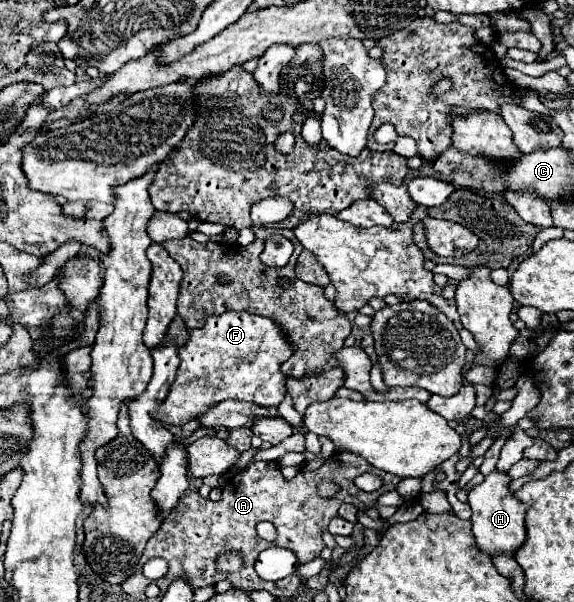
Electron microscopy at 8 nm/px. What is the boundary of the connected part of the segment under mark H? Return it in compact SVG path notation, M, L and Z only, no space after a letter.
M493 470L489 476L485 476L485 480L479 486L471 488L469 492L469 504L473 510L471 532L477 548L489 556L501 556L501 554L515 556L517 550L527 540L525 522L523 522L527 508L523 508L523 504L509 492L509 482L511 482L509 476Z

